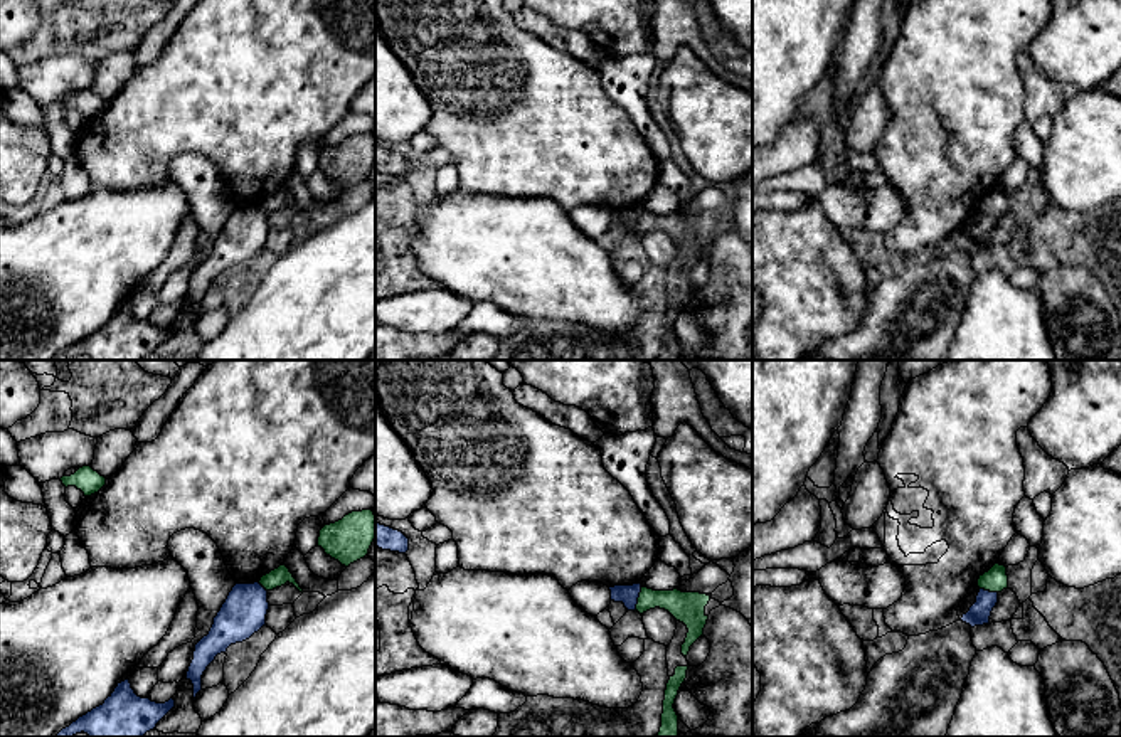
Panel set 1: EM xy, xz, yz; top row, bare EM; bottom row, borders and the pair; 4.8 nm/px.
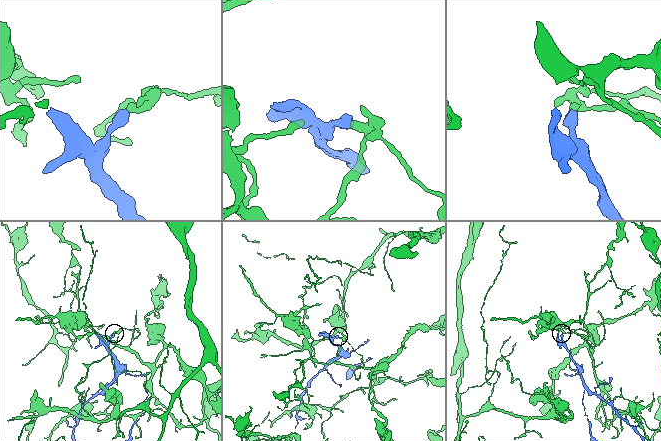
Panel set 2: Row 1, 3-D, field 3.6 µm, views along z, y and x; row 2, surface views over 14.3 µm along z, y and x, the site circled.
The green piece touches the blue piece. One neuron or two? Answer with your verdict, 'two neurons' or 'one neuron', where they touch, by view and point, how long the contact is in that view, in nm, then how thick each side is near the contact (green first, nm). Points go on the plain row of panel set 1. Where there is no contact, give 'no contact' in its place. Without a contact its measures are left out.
two neurons | xz (638, 222) | 120 nm | 160/100 nm

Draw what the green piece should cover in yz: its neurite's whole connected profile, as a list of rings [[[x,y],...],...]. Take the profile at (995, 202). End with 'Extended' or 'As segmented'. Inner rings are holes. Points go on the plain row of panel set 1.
[[[995,187],[988,195],[980,199],[978,210],[990,215],[1001,215],[1008,210],[1007,190]]]. As segmented

